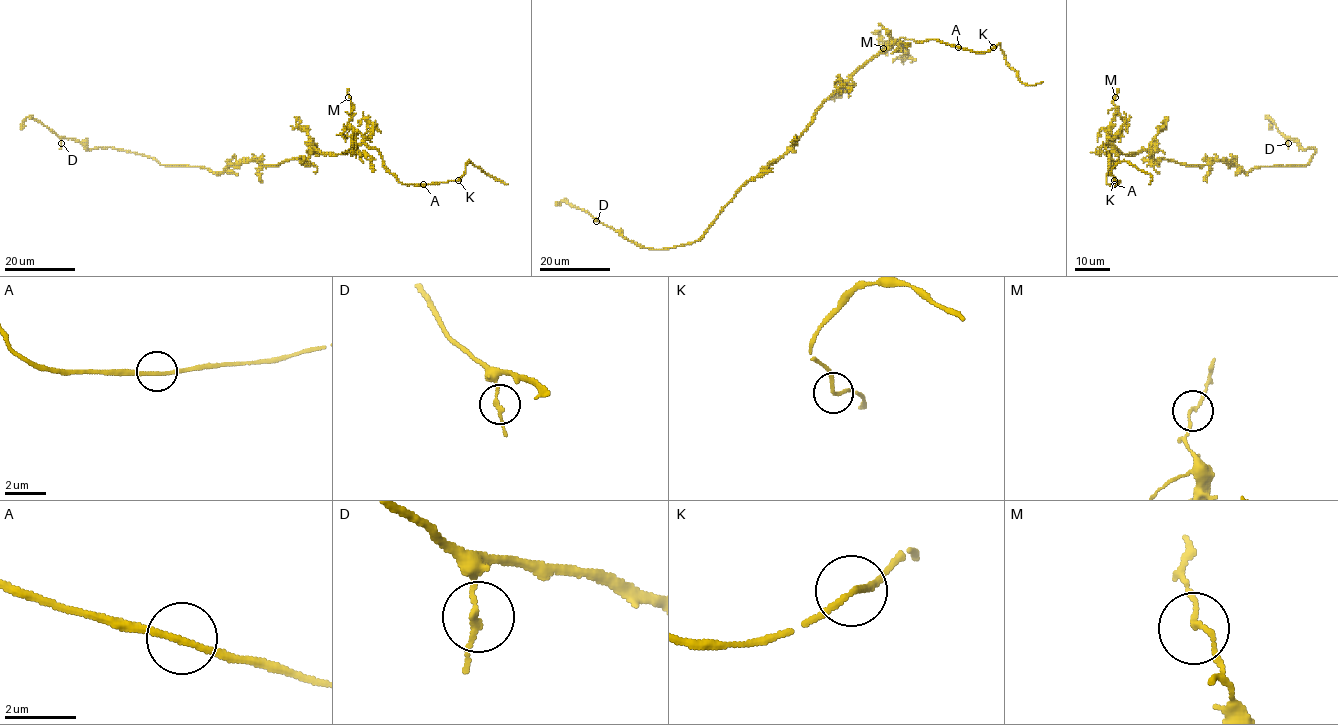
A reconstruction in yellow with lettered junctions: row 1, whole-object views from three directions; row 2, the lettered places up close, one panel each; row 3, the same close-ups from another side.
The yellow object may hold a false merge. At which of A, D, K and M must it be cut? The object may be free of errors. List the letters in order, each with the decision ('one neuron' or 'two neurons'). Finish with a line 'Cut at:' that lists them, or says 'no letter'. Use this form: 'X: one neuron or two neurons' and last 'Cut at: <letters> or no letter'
A: one neuron
D: one neuron
K: one neuron
M: one neuron
Cut at: no letter

